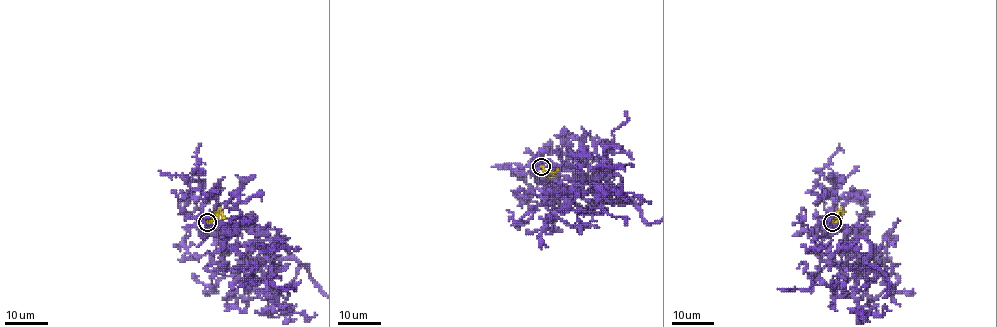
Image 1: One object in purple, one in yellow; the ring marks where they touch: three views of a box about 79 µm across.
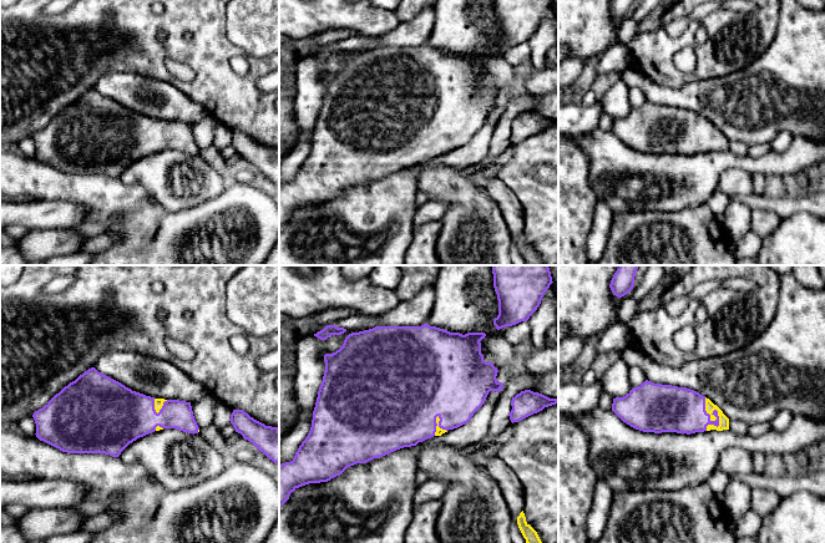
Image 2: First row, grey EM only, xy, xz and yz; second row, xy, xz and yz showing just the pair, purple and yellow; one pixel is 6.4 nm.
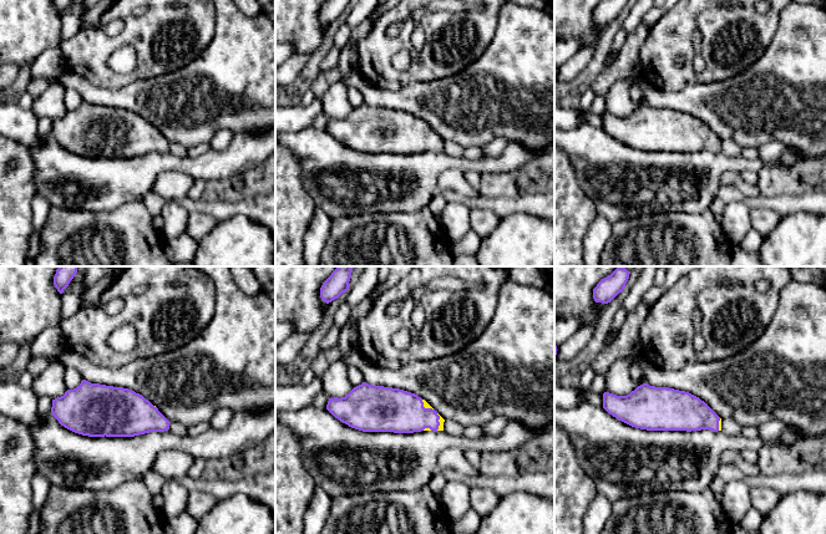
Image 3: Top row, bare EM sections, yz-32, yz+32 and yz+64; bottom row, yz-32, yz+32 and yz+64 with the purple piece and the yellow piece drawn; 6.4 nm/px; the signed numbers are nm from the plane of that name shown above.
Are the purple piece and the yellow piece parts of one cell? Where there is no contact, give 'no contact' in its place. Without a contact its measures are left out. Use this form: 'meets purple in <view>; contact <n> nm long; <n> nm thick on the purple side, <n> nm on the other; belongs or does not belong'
meets purple in yz; contact 220 nm long; 300 nm thick on the purple side, 60 nm on the other; belongs

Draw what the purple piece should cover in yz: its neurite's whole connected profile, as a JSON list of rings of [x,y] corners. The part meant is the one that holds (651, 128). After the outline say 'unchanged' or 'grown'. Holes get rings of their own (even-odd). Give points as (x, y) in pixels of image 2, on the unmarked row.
[[[646,101],[626,117],[613,120],[612,132],[643,153],[695,154],[729,151],[729,139],[699,113]]] | grown

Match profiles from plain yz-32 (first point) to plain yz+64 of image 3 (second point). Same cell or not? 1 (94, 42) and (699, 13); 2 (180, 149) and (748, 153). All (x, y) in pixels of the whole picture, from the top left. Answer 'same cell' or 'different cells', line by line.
1: same cell
2: different cells

